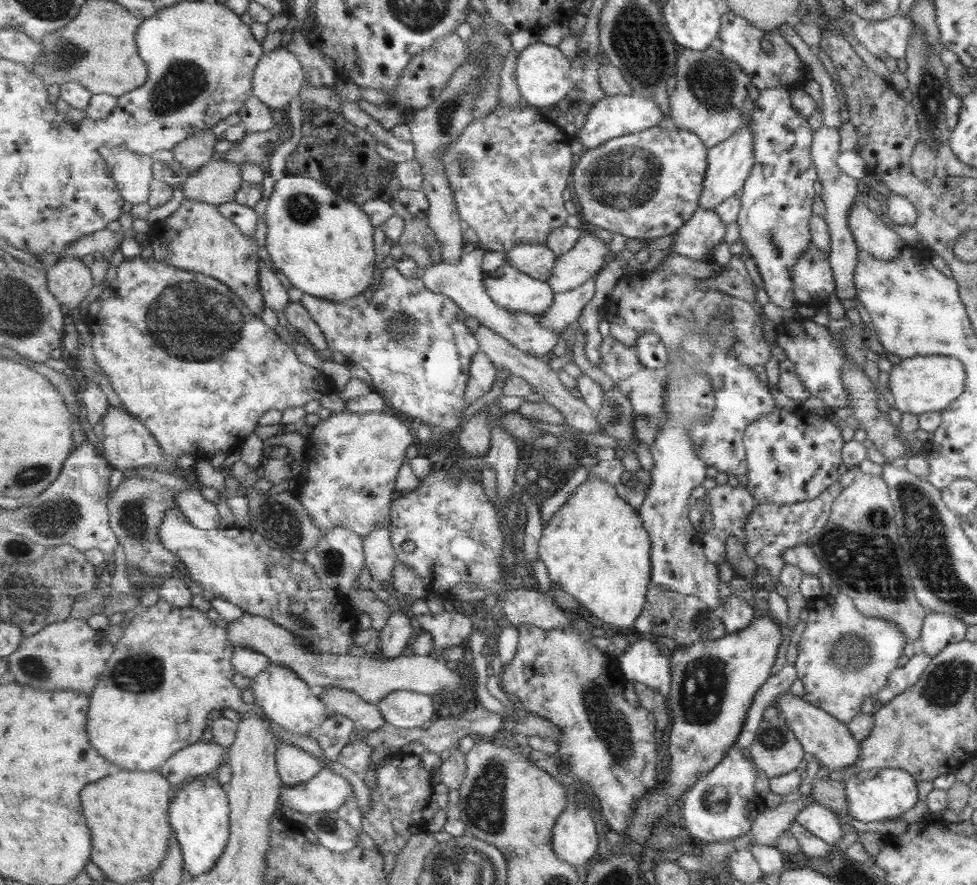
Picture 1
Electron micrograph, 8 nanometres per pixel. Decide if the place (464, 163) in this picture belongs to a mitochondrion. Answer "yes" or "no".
yes

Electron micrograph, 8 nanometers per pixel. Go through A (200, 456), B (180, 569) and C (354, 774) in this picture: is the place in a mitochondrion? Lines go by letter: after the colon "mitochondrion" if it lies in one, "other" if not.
A: other
B: other
C: other

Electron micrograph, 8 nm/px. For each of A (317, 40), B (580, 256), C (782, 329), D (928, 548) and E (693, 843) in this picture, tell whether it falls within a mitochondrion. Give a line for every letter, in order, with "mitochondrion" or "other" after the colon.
A: other
B: other
C: other
D: mitochondrion
E: other

